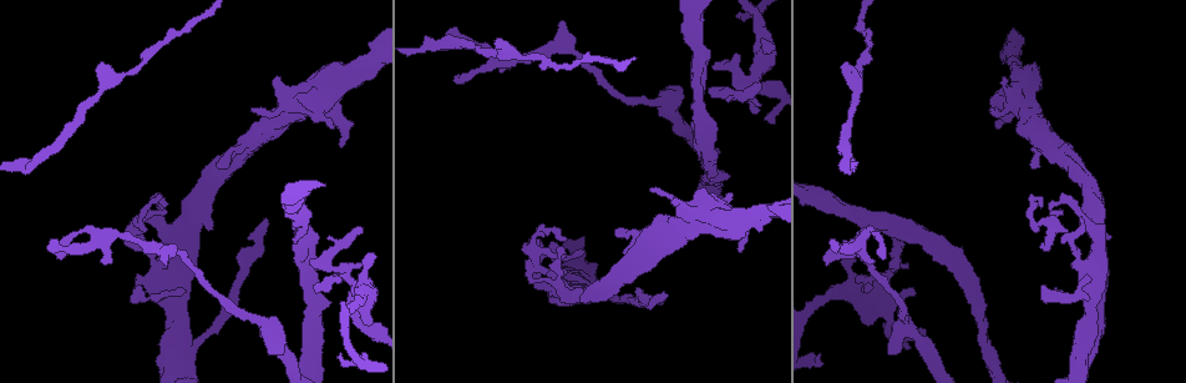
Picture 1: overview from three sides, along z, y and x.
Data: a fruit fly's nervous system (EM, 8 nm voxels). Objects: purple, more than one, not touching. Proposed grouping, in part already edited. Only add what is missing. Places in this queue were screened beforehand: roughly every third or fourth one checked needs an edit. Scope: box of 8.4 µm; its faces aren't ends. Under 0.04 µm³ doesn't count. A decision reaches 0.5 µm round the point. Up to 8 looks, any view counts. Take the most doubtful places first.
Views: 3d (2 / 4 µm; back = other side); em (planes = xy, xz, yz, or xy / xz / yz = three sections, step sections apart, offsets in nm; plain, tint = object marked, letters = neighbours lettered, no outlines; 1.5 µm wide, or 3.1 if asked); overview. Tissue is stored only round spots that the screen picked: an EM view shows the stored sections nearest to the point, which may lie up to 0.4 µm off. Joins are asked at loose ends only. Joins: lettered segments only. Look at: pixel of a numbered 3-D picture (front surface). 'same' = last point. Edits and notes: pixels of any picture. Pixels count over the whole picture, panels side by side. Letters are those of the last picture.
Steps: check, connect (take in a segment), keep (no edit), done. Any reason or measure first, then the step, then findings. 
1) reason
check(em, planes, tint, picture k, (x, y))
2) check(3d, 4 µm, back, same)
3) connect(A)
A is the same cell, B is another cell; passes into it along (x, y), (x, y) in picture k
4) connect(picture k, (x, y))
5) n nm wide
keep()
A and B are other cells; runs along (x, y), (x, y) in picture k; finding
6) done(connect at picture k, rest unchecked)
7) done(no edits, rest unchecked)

tapers out
check(3d, 4 µm, picture 1, (911, 291))

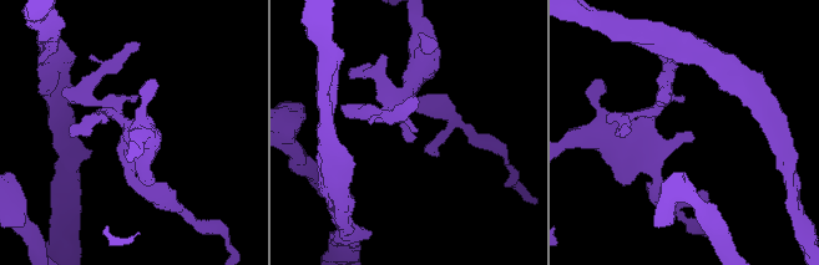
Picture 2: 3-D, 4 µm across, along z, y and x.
now the EM
check(em, planes, tint, picture 2, (414, 137))

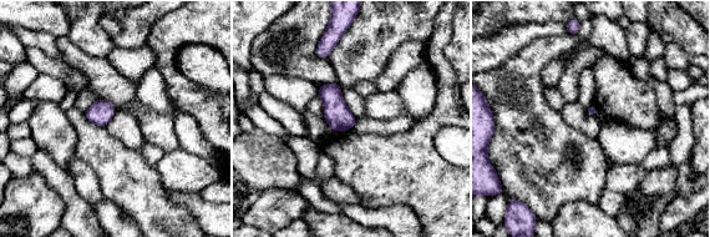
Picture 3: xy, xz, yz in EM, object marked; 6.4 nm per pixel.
what lies round it
check(em, planes, letters, same)

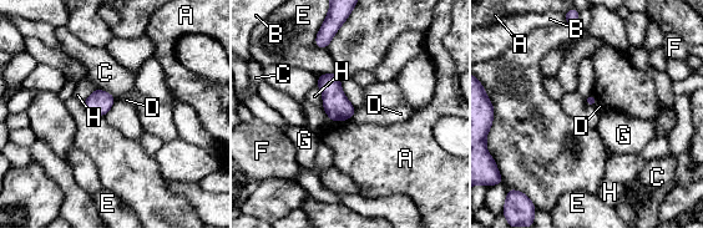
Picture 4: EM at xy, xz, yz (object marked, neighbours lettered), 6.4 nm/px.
H touches over 160 nm
keep()
A, B, C, D, E, F, G and H are other cells; none of them fits

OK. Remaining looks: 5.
long arm stops here
check(em, xy, step 8, tint, picture 1, (266, 217))

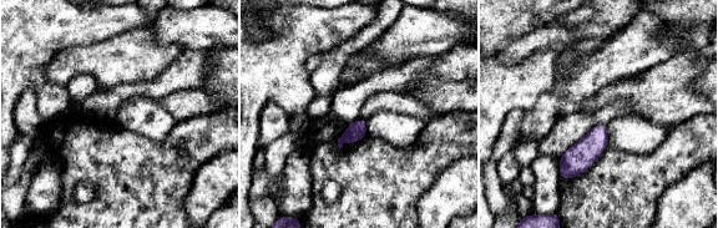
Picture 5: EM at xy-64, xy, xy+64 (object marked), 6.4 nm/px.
check(em, planes, letters, same)

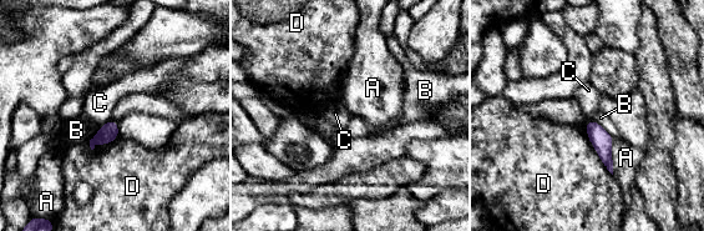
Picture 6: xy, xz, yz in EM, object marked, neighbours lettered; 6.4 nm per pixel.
keep()
A, B, C and D are other cells; border along (111, 120), (100, 126) in picture 6; no lettered segment goes on from it

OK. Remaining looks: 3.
tapers out
check(em, planes, tint, picture 1, (737, 17))

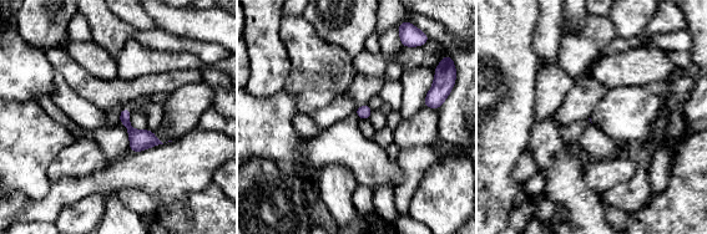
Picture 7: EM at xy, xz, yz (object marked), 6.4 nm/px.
check(em, planes, letters, same)

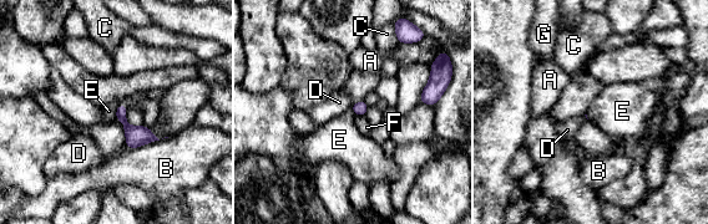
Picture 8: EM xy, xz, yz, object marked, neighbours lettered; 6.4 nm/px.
keep()
A, B, C, D, E, F and G are other cells; border along (120, 103), (114, 118) in picture 8; none of them fits

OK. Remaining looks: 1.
done(no edits, rest unchecked)

